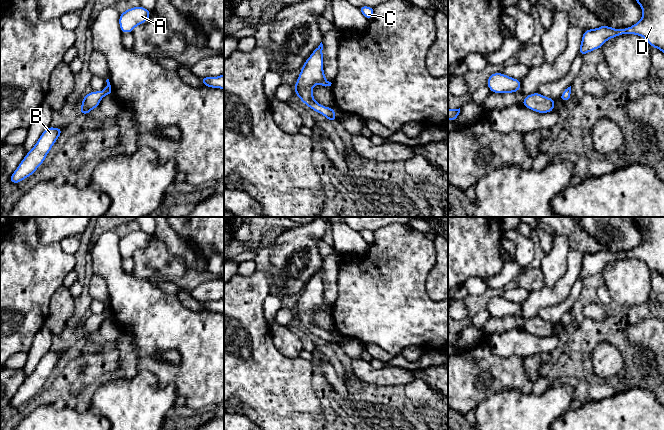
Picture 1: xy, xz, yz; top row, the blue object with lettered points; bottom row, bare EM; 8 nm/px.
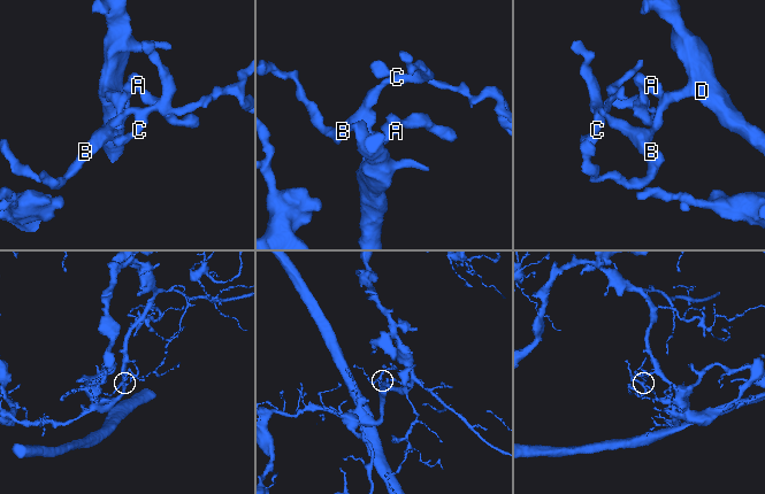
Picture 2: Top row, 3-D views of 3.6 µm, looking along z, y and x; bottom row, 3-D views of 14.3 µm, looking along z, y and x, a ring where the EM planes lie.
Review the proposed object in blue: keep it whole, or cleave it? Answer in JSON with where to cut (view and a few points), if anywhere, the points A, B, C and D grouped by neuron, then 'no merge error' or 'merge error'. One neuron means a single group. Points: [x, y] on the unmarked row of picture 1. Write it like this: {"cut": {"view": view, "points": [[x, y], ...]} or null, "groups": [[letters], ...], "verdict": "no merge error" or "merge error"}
{"cut": null, "groups": [["A", "B", "C", "D"]], "verdict": "no merge error"}

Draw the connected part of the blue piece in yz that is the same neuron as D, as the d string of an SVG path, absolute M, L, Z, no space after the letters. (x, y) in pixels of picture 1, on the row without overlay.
M630 217L642 232L642 243L631 251L615 253L603 249L596 253L585 254L579 277L601 272L609 263L622 258L635 258L644 261L651 271L664 277L664 217Z

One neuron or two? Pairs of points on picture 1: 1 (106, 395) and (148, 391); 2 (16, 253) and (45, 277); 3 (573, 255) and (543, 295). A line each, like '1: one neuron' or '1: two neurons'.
1: one neuron
2: one neuron
3: one neuron

